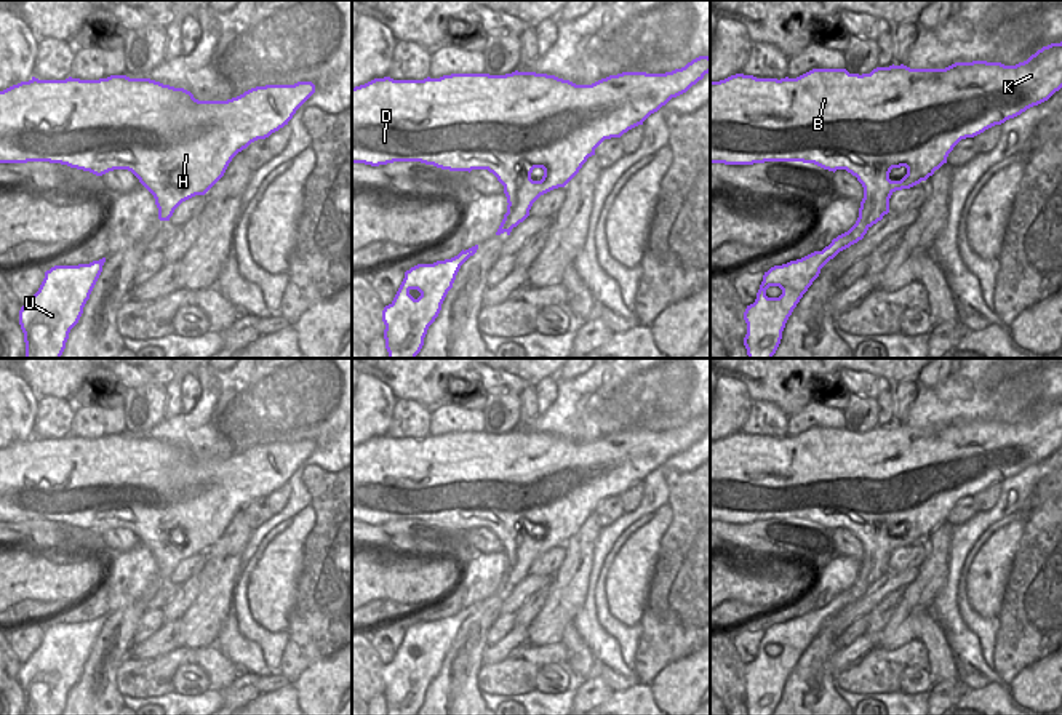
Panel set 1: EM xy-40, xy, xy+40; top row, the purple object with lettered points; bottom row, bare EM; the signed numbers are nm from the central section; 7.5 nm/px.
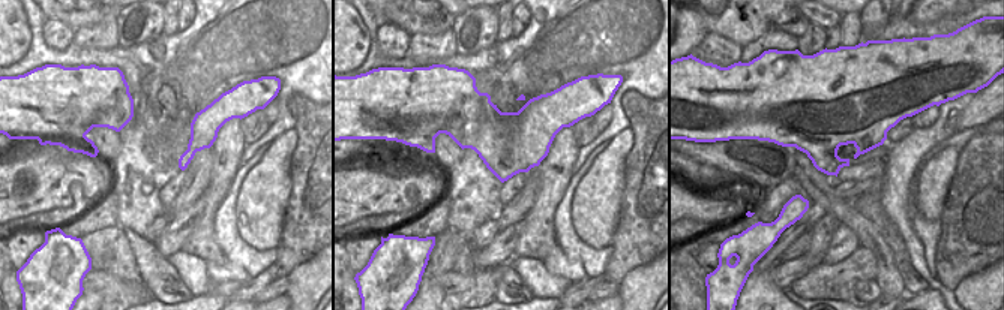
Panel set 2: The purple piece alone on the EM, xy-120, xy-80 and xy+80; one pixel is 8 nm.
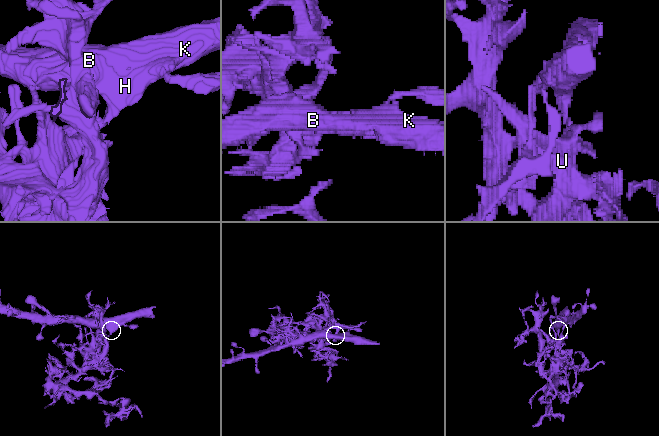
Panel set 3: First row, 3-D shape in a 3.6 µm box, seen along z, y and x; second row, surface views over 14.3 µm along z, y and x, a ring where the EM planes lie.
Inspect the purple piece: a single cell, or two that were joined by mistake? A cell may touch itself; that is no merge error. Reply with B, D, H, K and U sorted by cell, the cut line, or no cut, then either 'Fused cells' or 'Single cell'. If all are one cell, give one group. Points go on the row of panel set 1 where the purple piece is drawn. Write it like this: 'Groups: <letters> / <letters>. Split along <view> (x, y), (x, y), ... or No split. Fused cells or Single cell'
Groups: B D H K / U. Split along xy+40 (864, 195), (870, 203), (869, 226). Fused cells

